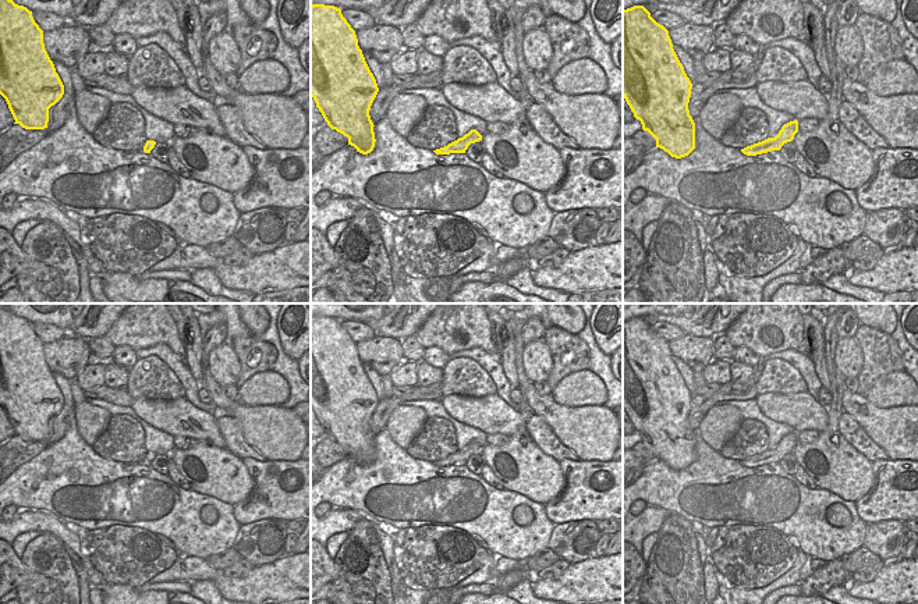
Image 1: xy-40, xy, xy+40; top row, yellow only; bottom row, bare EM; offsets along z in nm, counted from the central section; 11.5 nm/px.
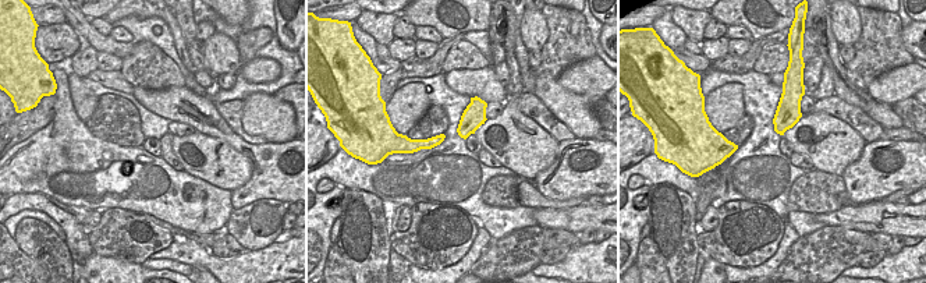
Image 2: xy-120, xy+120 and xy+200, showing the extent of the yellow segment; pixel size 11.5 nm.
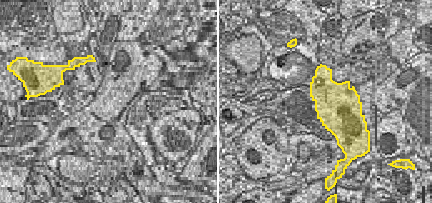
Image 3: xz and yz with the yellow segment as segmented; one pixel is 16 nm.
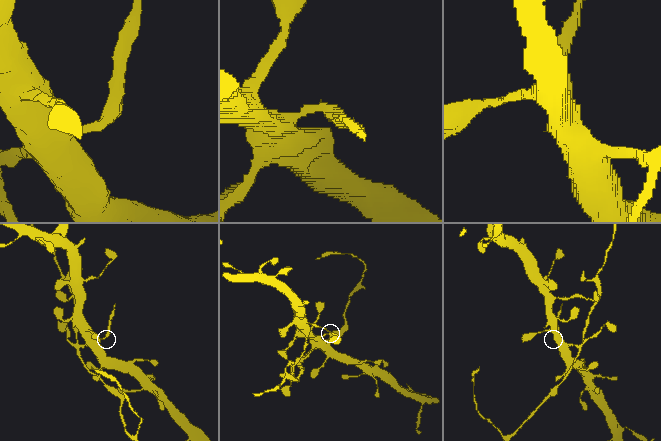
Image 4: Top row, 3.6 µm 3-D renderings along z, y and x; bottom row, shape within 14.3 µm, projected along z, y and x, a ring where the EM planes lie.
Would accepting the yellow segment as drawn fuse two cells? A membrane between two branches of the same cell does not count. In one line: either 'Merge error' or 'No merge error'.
Merge error

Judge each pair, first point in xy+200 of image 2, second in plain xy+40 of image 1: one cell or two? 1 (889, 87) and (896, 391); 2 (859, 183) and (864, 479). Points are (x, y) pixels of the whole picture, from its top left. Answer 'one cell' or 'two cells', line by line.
1: one cell
2: two cells

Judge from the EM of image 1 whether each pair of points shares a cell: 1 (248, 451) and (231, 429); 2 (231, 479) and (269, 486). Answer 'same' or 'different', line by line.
1: same
2: different

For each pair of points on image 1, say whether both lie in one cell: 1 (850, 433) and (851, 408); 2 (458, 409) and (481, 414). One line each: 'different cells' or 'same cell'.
1: different cells
2: same cell

